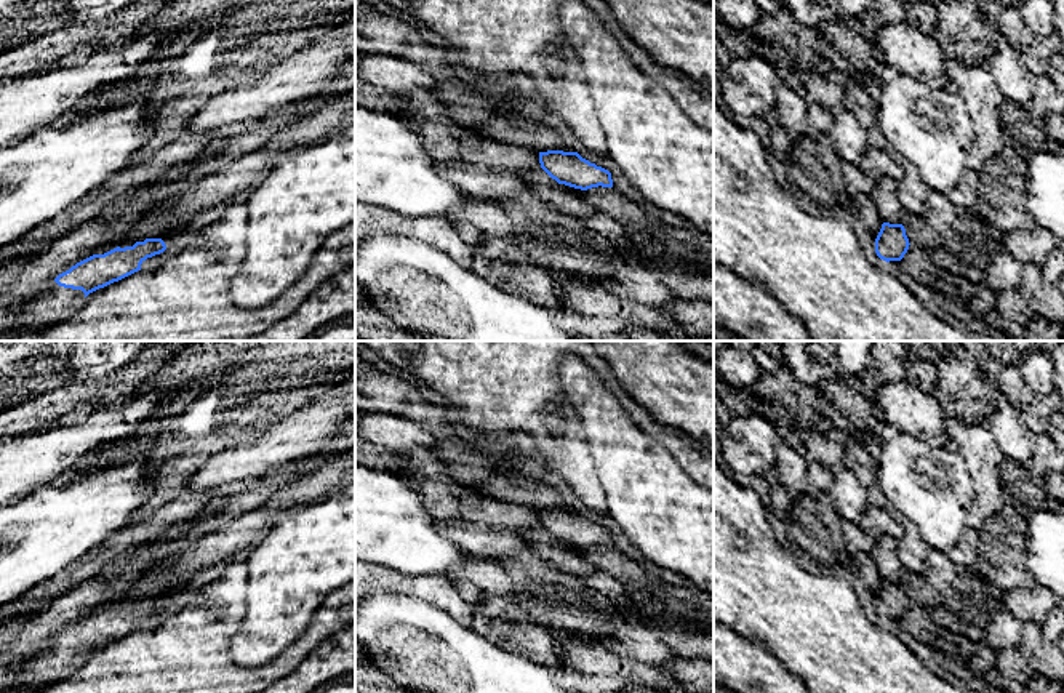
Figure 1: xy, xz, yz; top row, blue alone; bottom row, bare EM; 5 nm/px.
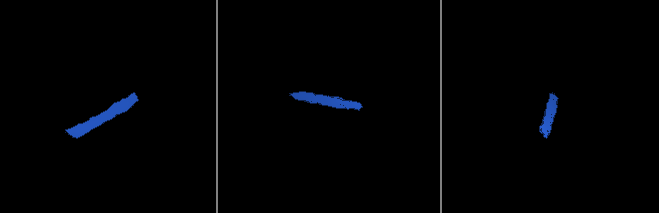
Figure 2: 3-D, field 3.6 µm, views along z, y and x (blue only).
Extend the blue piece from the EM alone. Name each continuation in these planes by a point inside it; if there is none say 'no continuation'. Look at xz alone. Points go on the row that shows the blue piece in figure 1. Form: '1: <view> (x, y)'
no continuation

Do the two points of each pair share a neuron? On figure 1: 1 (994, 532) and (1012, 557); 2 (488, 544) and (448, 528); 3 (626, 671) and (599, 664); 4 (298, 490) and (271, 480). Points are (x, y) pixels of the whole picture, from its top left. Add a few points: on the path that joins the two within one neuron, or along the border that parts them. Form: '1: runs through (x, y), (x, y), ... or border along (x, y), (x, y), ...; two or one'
1: runs through (1000, 538), (1007, 551); one
2: runs through (479, 540), (458, 530); one
3: runs through (620, 671), (605, 671); one
4: border along (317, 468), (266, 495); two

